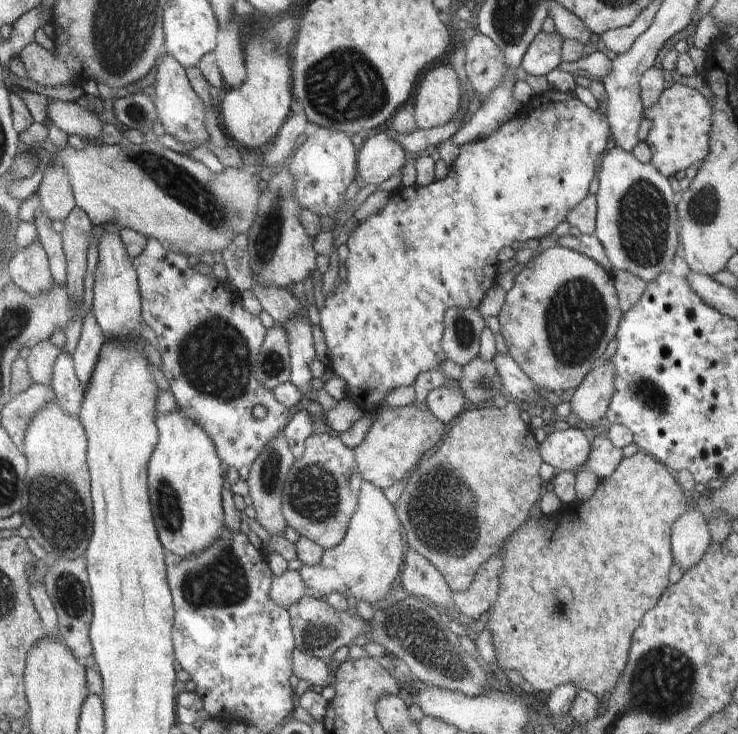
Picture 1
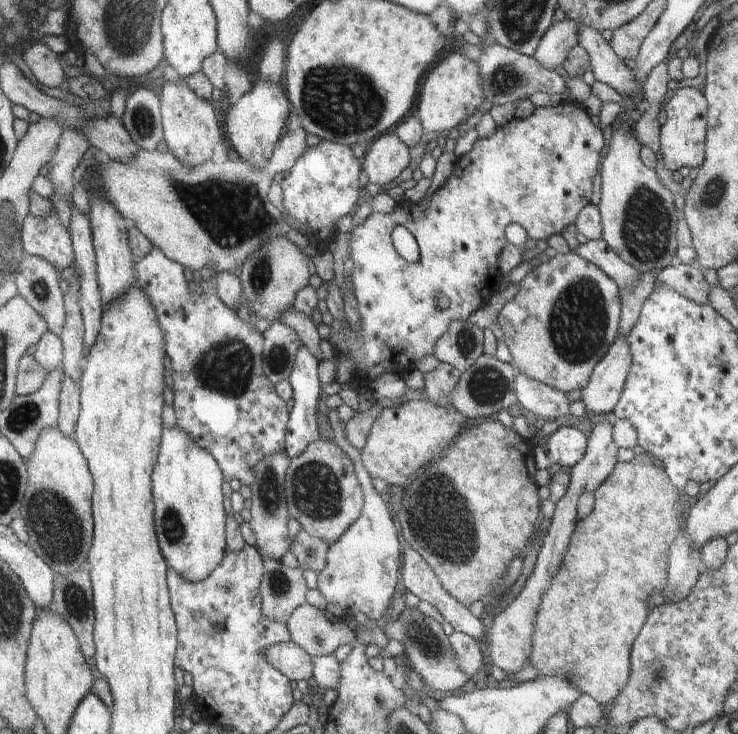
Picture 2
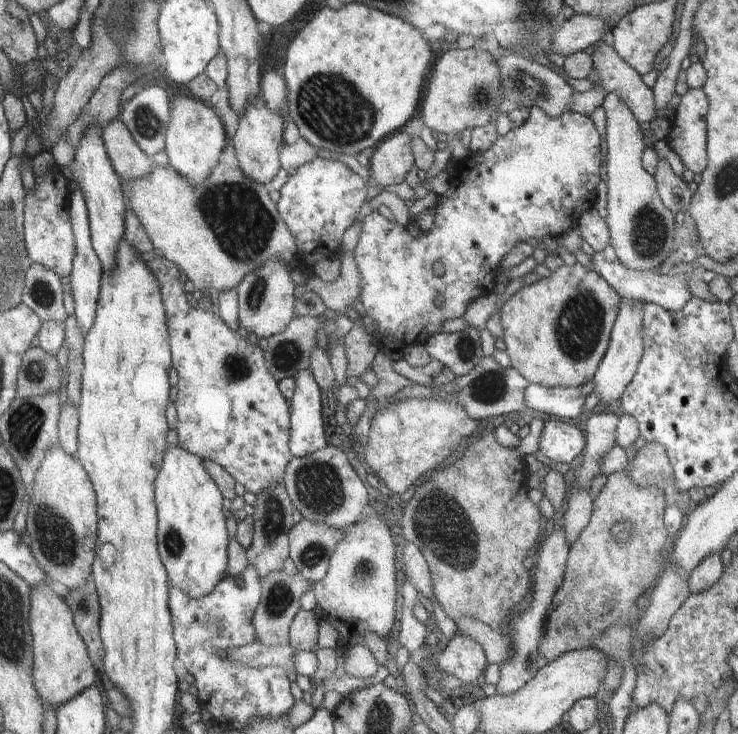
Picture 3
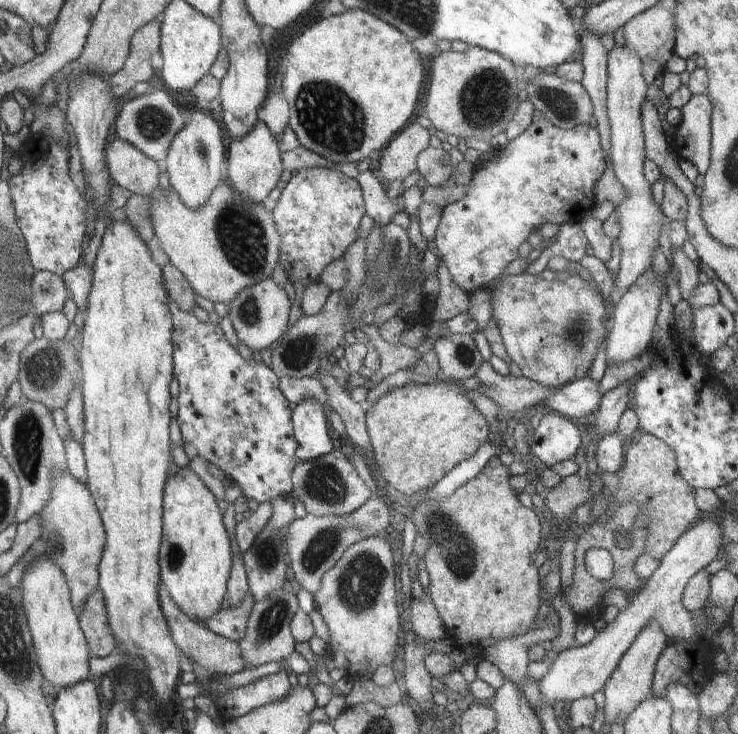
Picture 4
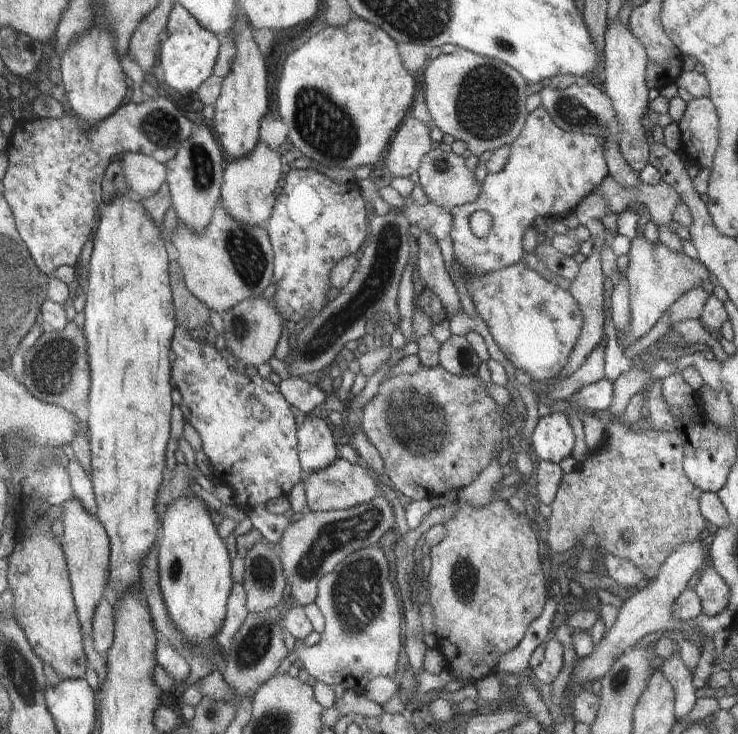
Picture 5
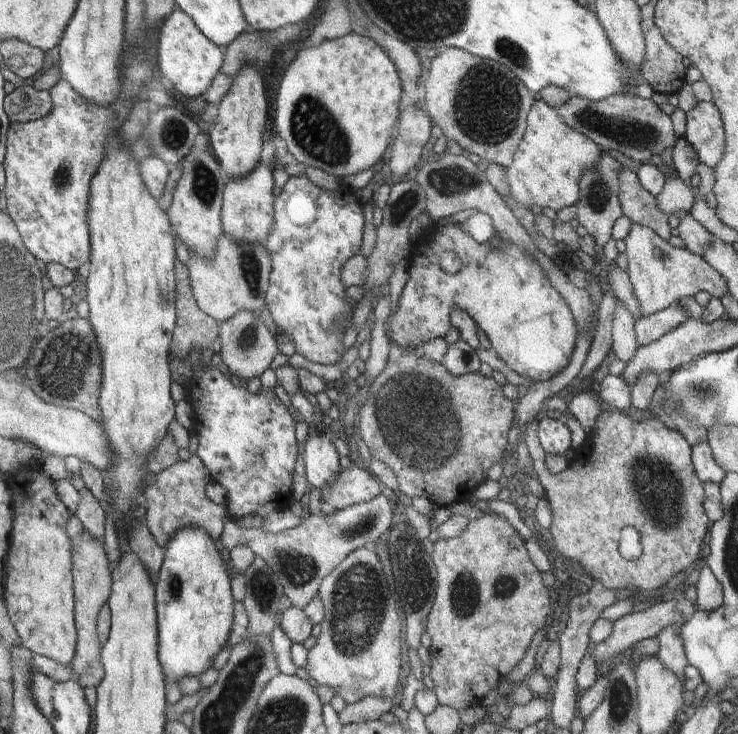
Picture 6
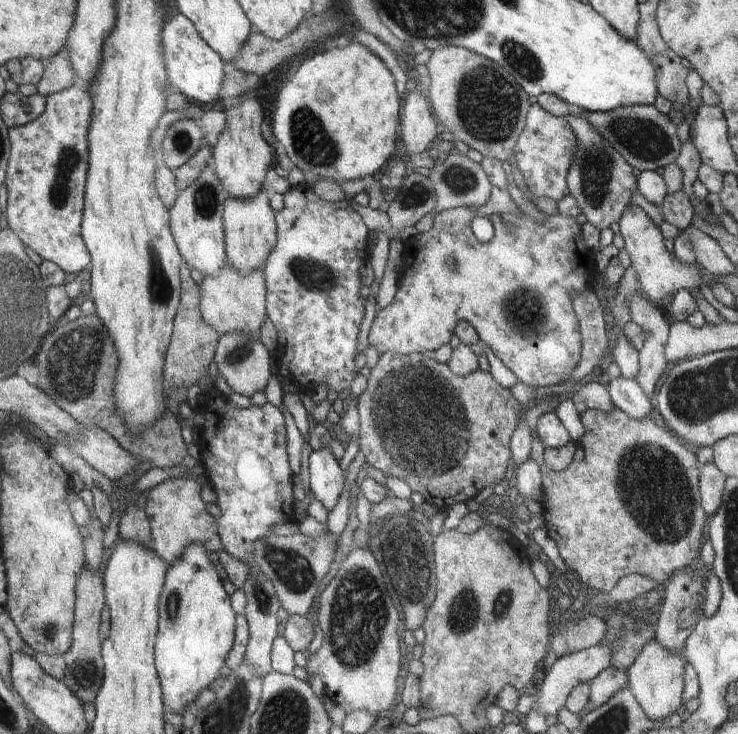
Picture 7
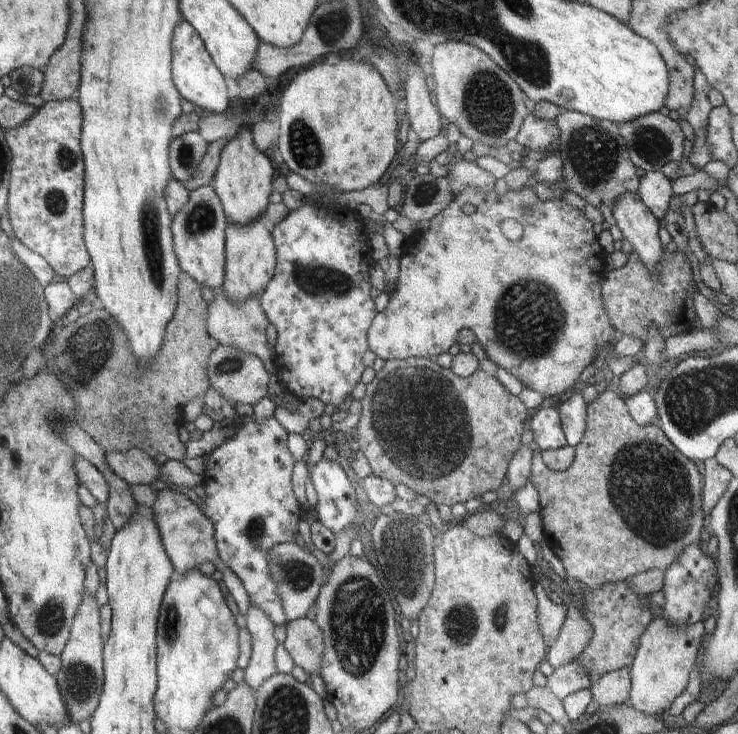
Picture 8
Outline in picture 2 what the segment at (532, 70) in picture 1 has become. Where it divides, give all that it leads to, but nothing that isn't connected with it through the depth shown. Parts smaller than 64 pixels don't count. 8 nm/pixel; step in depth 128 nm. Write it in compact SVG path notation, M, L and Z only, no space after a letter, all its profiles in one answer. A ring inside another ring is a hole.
M564 17L562 21L552 23L548 30L544 33L544 36L540 39L538 48L534 54L537 63L548 70L554 70L556 66L561 64L568 58L570 49L579 44L579 28L581 27L580 21L569 19Z

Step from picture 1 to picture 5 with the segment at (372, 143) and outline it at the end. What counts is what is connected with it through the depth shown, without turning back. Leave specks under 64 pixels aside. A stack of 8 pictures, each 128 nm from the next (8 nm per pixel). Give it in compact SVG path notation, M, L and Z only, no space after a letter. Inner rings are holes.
M406 114L383 155L392 176L412 176L419 169L421 160L432 150L430 129L428 123Z

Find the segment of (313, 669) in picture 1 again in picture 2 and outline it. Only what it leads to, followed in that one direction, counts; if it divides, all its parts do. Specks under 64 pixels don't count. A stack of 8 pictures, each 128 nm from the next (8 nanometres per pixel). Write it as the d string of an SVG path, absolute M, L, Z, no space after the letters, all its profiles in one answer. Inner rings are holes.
M292 640L270 645L263 653L266 660L290 680L310 680L313 676L311 656Z

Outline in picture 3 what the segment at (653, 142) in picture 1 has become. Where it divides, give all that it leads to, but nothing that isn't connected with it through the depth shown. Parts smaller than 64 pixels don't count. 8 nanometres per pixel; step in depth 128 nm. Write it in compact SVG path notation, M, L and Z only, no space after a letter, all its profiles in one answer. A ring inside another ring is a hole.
M688 89L688 92L681 98L680 104L675 110L675 118L670 122L668 135L664 139L670 150L678 154L684 168L689 168L694 174L701 174L707 165L707 112L709 102L706 93L702 89Z

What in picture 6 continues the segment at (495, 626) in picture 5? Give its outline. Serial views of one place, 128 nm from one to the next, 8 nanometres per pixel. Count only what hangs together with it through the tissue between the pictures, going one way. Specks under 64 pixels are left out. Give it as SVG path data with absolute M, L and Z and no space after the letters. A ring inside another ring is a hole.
M490 512L471 520L460 536L436 541L429 549L438 572L436 600L427 616L425 630L431 638L429 679L440 705L464 712L470 706L483 706L486 694L525 658L532 636L548 626L552 612L550 588L542 583L542 563L530 557L525 540L498 514Z

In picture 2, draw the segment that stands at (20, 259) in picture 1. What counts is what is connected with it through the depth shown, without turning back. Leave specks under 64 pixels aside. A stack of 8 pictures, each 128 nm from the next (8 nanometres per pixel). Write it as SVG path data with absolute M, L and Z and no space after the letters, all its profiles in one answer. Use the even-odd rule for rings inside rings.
M25 254L15 280L18 296L41 314L48 330L58 336L65 323L65 300L59 278L60 273L43 258Z

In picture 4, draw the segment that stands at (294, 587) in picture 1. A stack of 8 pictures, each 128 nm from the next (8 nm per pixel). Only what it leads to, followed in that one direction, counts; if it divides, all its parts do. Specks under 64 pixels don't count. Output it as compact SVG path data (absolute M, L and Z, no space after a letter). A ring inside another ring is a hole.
M290 584L280 590L272 591L267 598L253 604L253 609L247 620L245 635L238 642L244 662L243 670L287 659L295 651L298 645L292 636L290 623L298 609L296 589Z

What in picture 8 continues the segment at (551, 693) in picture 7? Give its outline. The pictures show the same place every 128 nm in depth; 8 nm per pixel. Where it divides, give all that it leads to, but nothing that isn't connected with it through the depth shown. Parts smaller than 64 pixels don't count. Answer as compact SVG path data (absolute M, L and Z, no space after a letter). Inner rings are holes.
M576 660L564 664L556 668L554 672L548 676L548 684L546 688L562 701L568 695L574 694L581 689L590 689L592 687L590 678L586 676L586 672L580 668L580 664Z

